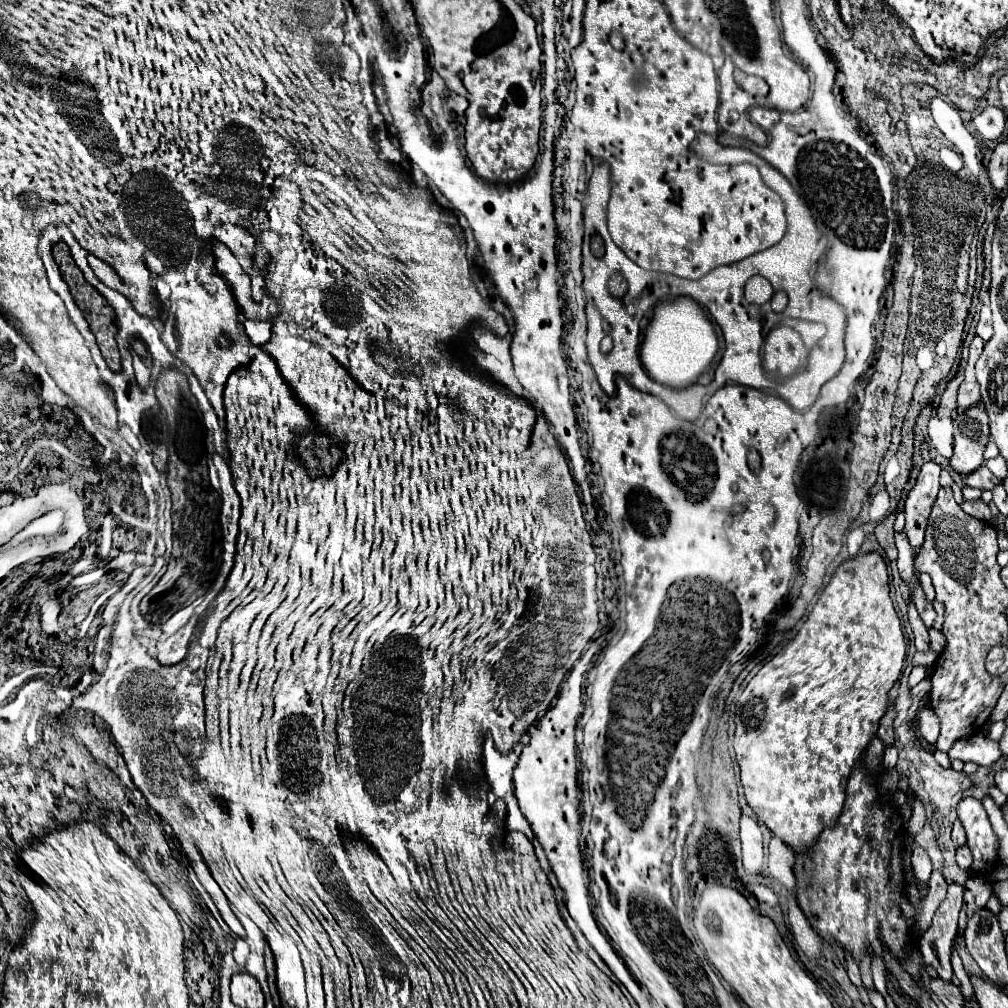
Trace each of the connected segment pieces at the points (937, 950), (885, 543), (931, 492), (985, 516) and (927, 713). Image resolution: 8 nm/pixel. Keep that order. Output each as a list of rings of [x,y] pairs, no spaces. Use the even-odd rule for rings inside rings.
[[[958,883],[948,885],[946,899],[940,903],[932,919],[932,925],[920,939],[922,977],[924,977],[926,965],[932,965],[938,971],[938,977],[946,981],[954,977],[952,965],[950,965],[950,949],[956,935],[956,921],[962,907],[962,895],[964,895],[964,889]]]
[[[890,513],[884,521],[878,523],[878,527],[874,531],[880,547],[886,551],[886,555],[888,555],[890,561],[894,561],[896,555],[898,555],[896,553],[896,545],[894,545],[894,521],[896,521],[896,513]]]
[[[934,461],[924,463],[920,469],[920,475],[916,479],[916,485],[910,489],[906,503],[904,503],[904,509],[906,509],[904,531],[908,533],[908,539],[910,539],[910,545],[914,551],[924,541],[926,519],[930,515],[932,503],[936,501],[936,495],[940,489],[940,471],[942,471],[942,467]]]
[[[978,499],[973,502],[964,501],[961,507],[965,513],[972,515],[977,519],[982,519],[983,521],[989,521],[991,518],[991,510],[989,505],[985,504],[982,499]]]
[[[924,707],[922,713],[920,713],[920,717],[918,717],[918,731],[920,731],[920,737],[924,741],[928,741],[930,745],[936,743],[938,719],[936,719],[936,713],[930,707]]]

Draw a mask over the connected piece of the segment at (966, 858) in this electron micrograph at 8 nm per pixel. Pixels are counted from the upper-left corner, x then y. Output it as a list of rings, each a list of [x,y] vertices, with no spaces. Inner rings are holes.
[[[962,845],[962,847],[956,849],[956,861],[958,861],[958,865],[962,869],[968,869],[972,865],[972,853],[970,853],[970,849],[966,845]]]

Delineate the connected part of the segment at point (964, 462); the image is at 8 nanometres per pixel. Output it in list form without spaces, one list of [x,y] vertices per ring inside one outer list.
[[[978,401],[976,405],[972,405],[970,409],[964,411],[964,417],[960,417],[960,421],[954,421],[954,455],[950,459],[950,465],[954,471],[958,471],[960,475],[968,475],[972,471],[976,471],[982,465],[982,453],[984,447],[988,443],[988,413],[984,411],[984,403]]]

